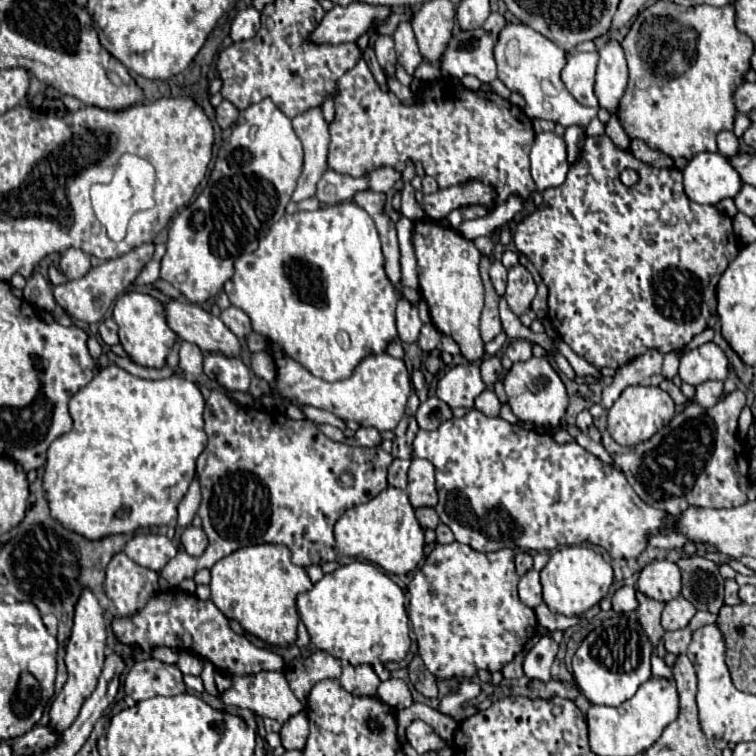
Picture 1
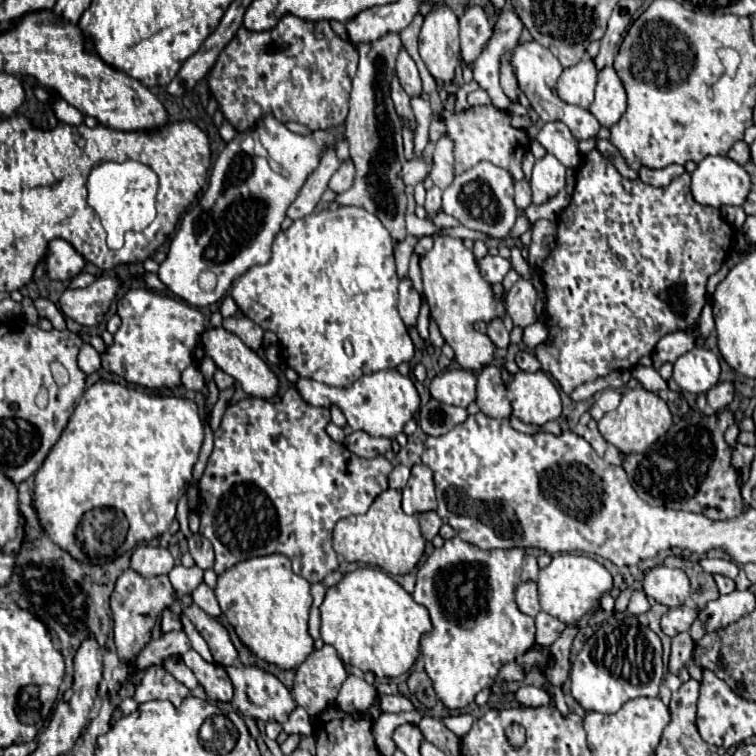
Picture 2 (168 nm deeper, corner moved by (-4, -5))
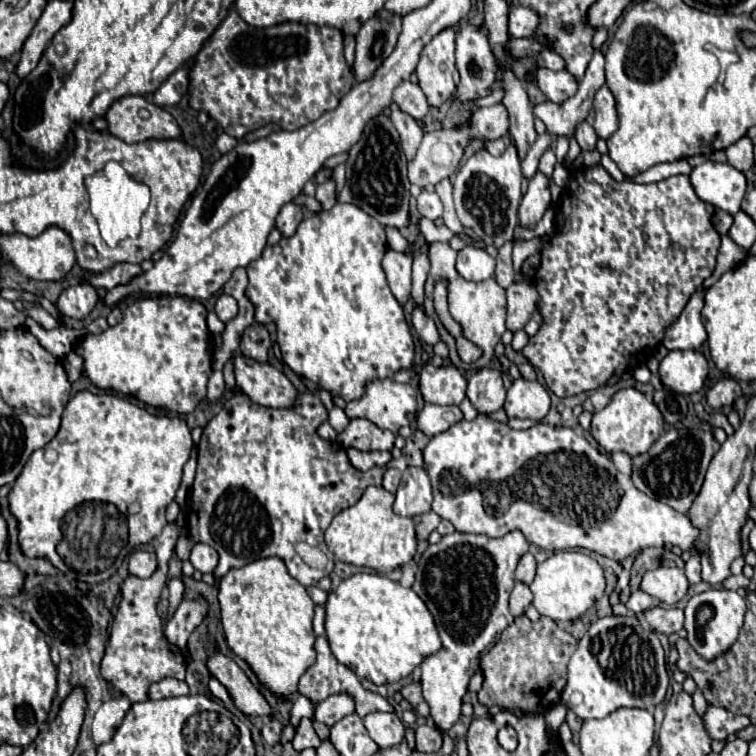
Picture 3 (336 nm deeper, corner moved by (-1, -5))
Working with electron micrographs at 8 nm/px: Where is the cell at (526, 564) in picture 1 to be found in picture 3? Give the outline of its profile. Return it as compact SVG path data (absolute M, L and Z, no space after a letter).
M525 553L525 555L519 559L517 571L515 571L515 579L529 585L529 583L533 581L533 577L535 577L535 567L537 567L535 557L533 557L531 553Z

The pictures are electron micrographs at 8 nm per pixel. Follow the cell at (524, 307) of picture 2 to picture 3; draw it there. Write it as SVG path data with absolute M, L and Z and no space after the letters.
M519 281L507 287L507 329L519 331L527 325L533 311L537 309L539 293L533 283Z

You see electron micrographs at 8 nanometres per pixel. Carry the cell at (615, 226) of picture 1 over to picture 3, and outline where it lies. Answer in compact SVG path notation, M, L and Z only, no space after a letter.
M601 163L591 165L591 167L583 167L571 173L563 193L561 193L561 205L557 211L557 227L555 227L555 235L549 241L549 245L541 251L541 265L535 273L535 287L539 291L539 311L543 315L543 325L537 331L537 335L533 335L527 343L527 347L523 349L523 355L529 359L529 363L533 367L537 367L543 377L547 387L557 395L557 397L569 397L569 395L579 395L585 391L593 391L601 385L605 385L605 381L611 375L621 375L623 371L627 371L629 367L639 367L649 359L649 349L655 349L659 345L659 341L663 339L665 329L675 323L675 319L681 315L683 307L687 305L687 301L691 299L691 295L701 287L701 283L713 273L715 269L715 259L717 259L717 251L719 251L719 233L715 231L711 217L715 213L715 207L707 205L705 201L701 201L687 175L675 175L669 177L665 181L659 183L651 183L651 185L639 185L633 181L615 181Z

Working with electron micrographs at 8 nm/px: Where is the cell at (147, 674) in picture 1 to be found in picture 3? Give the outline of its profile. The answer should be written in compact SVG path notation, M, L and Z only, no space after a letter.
M161 679L157 683L151 683L149 687L149 699L165 699L165 697L181 697L187 695L189 687L185 681L179 679Z

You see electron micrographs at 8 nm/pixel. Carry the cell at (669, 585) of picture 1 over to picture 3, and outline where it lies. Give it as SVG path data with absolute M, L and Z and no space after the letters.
M659 567L643 575L641 589L665 605L675 605L687 595L689 581L679 567Z

